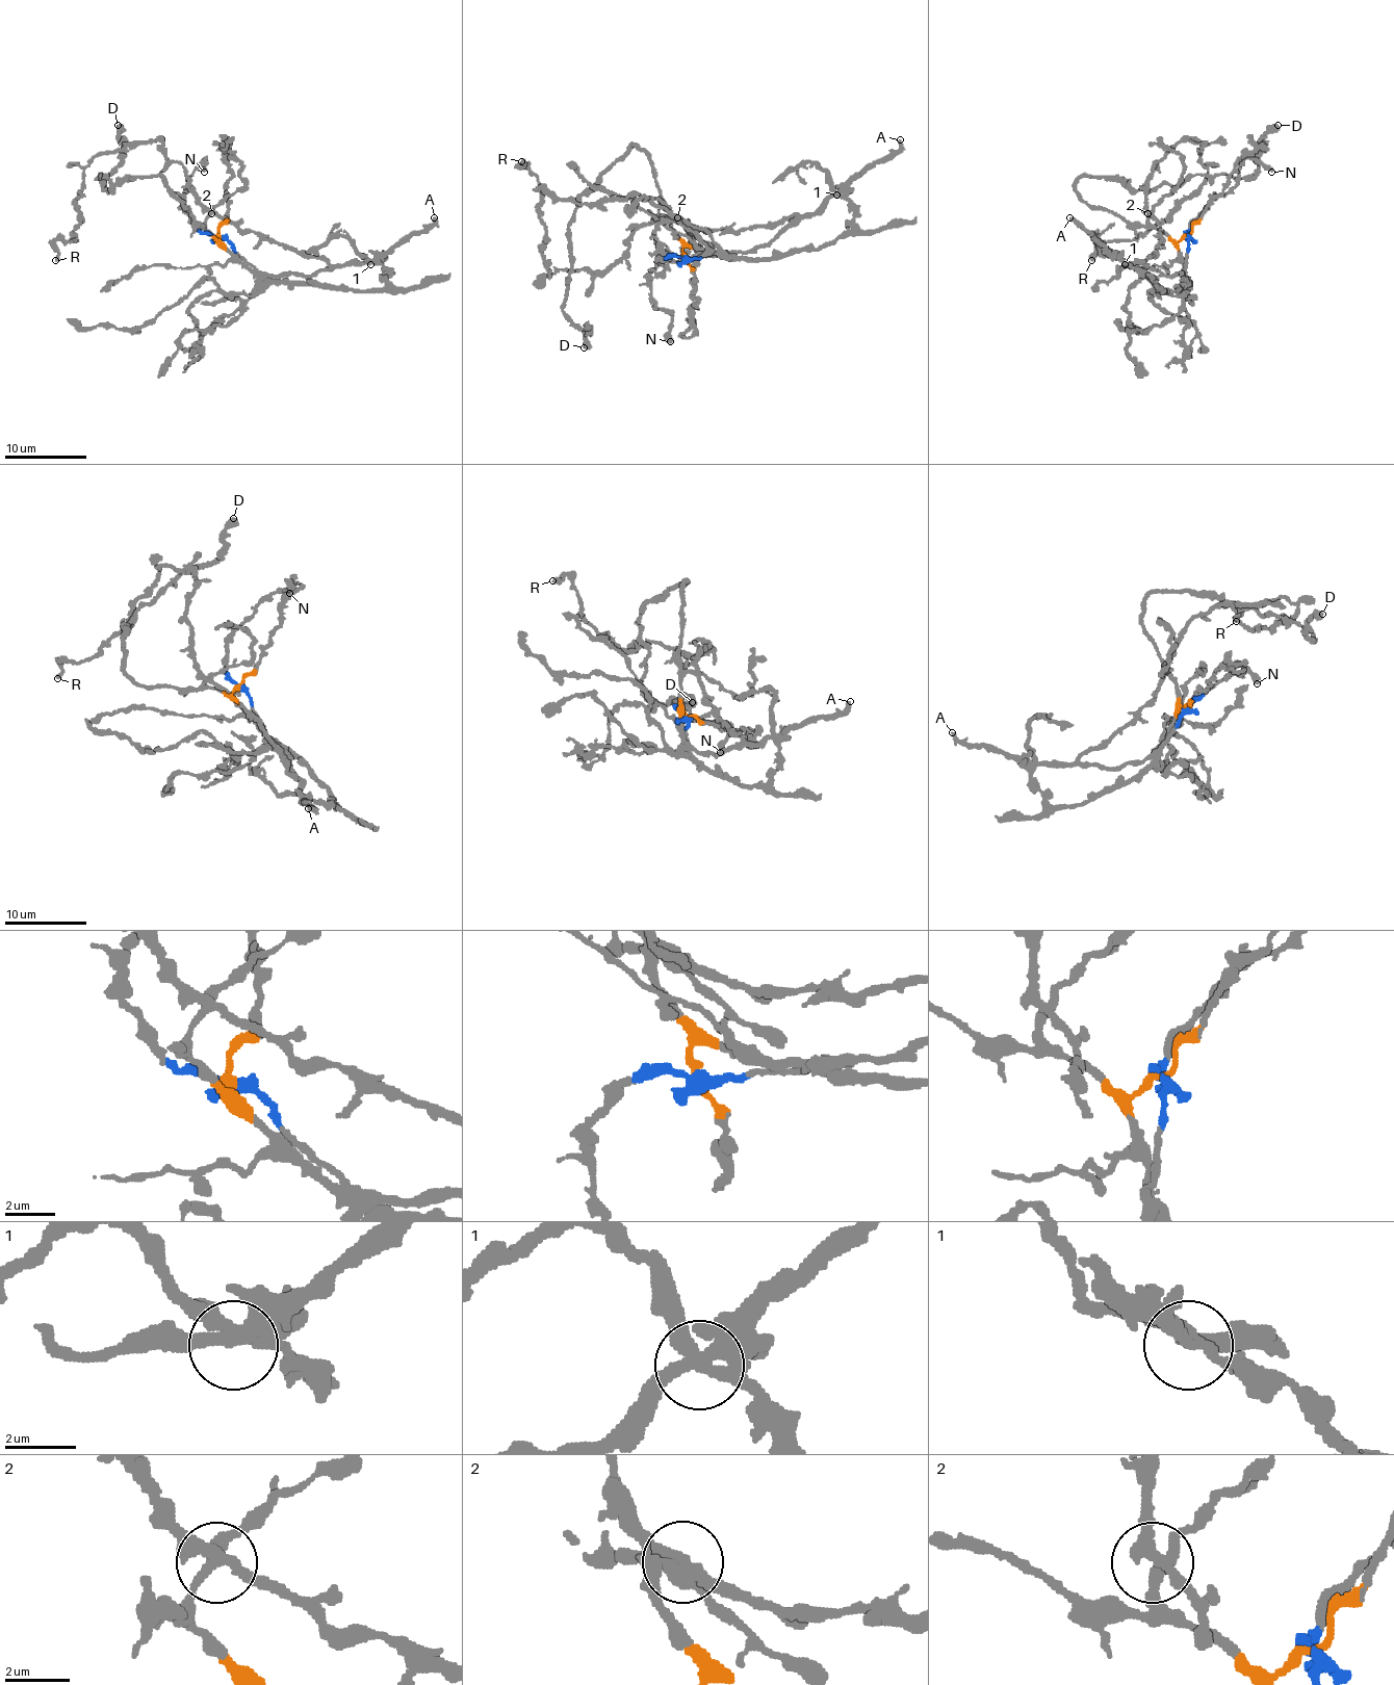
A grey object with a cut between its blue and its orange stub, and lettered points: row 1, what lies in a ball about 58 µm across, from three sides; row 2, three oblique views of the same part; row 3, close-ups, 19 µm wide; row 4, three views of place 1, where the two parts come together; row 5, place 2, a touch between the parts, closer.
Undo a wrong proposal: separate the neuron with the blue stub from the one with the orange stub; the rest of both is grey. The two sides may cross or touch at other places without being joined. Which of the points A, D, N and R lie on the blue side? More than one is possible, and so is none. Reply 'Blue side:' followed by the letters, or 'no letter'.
Blue side: A, N, R

